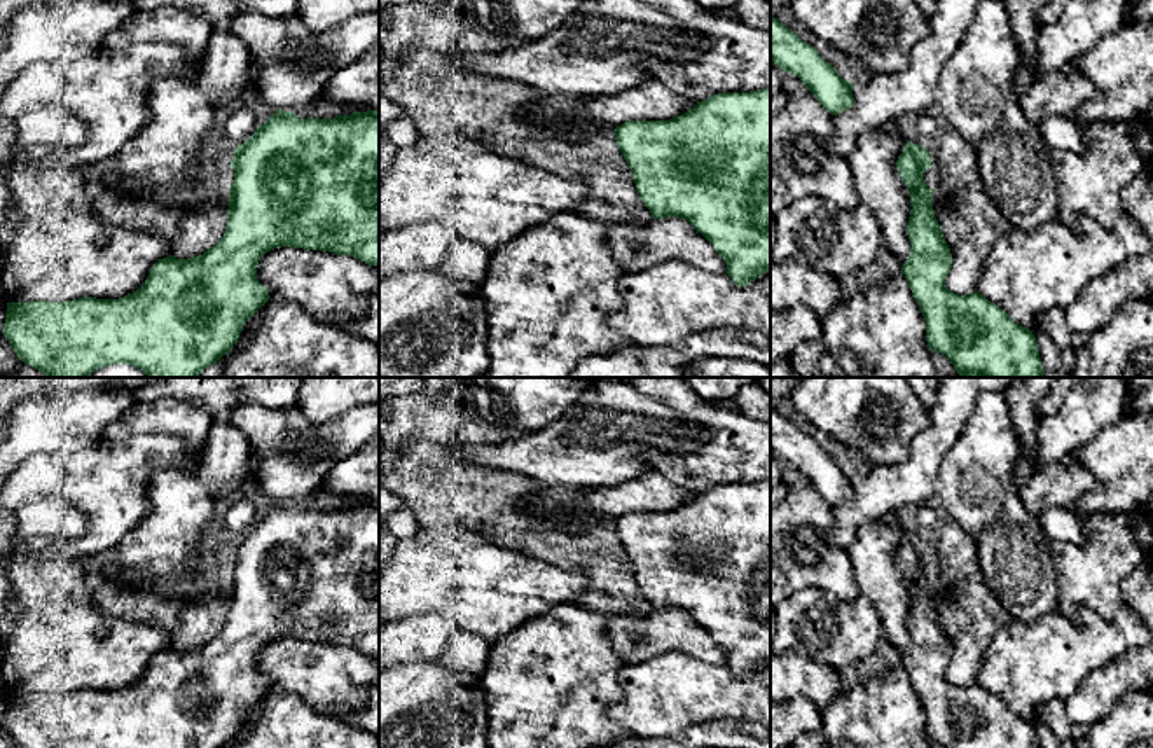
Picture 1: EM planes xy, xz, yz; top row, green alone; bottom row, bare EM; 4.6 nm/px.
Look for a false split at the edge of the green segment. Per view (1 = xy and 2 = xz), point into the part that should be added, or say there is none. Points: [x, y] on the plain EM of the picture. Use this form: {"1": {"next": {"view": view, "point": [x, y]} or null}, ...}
{"1": {"next": null}, "2": {"next": null}}

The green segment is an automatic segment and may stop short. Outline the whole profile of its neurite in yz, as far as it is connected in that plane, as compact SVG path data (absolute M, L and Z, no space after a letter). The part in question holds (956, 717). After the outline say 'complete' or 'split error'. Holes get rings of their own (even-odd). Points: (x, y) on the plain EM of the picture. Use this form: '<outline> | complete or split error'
M907 533L896 552L910 585L907 627L910 647L901 657L912 689L926 711L931 743L945 748L1039 748L1034 725L977 682L959 687L945 678L952 645L933 601L933 580L924 573L931 549L924 537Z | complete

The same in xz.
M770 479L718 484L669 512L627 512L615 519L613 531L653 610L688 612L723 648L725 664L737 678L746 678L763 664L770 664Z | complete

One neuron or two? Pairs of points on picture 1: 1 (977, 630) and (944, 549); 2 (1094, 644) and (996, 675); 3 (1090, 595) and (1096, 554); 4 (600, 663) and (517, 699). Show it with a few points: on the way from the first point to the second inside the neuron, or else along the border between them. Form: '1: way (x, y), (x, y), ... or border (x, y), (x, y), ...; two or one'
1: way (970, 610), (959, 591), (958, 568); one
2: way (1070, 651), (1056, 651), (1045, 659), (1021, 664); one
3: way (1090, 584), (1090, 574), (1096, 565); one
4: way (579, 670), (566, 671), (538, 699); one

